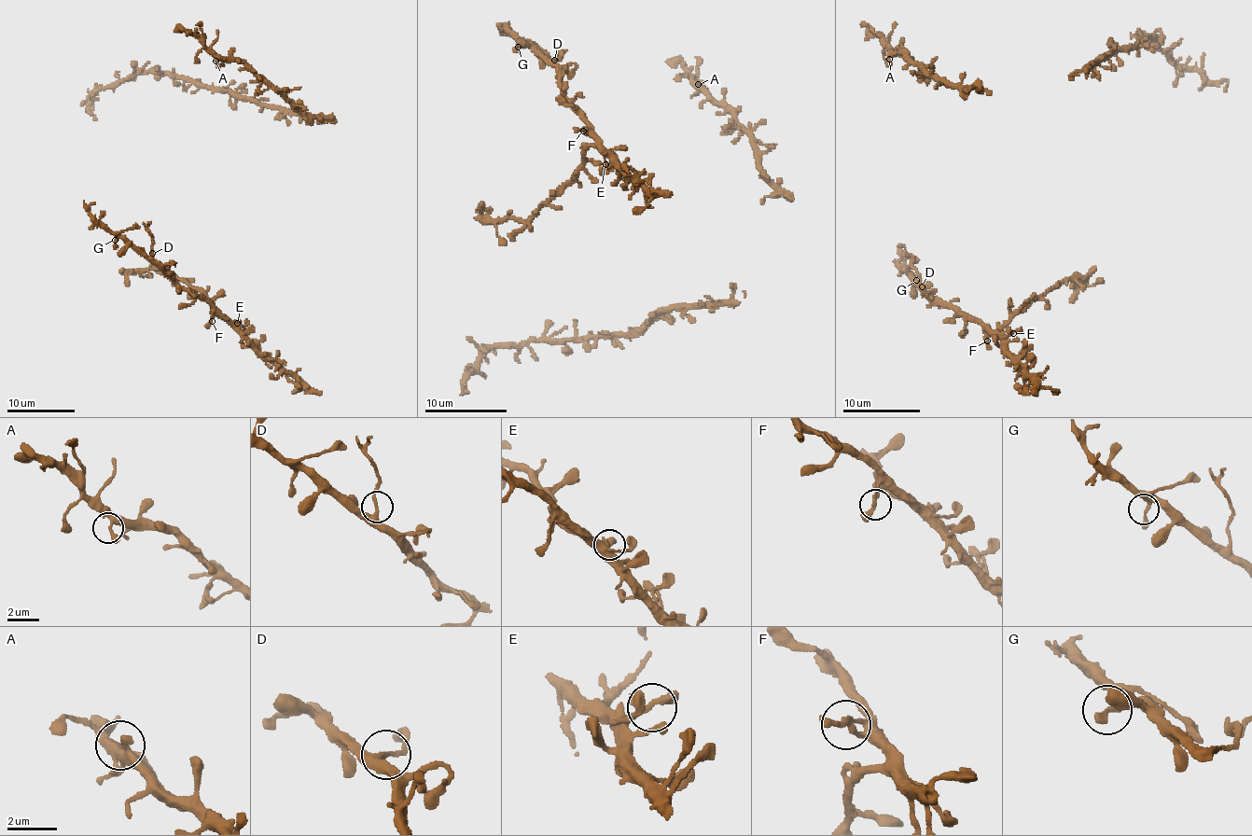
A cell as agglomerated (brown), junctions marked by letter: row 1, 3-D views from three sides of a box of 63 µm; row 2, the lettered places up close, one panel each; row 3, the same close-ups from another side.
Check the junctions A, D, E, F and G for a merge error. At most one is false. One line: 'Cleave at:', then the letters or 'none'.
Cleave at: D

